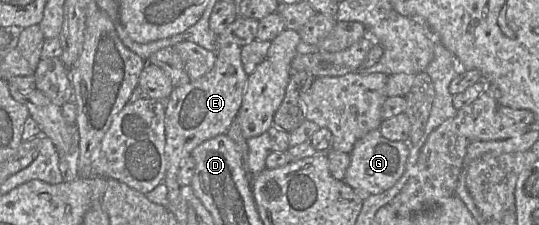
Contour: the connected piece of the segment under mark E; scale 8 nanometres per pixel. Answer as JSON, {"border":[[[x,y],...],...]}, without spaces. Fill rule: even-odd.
{"border":[[[228,45],[216,52],[216,63],[211,72],[200,79],[174,88],[166,102],[165,129],[167,162],[164,183],[168,188],[168,199],[175,201],[180,196],[177,176],[183,160],[203,142],[226,134],[241,108],[248,75],[241,60],[242,47]]]}

